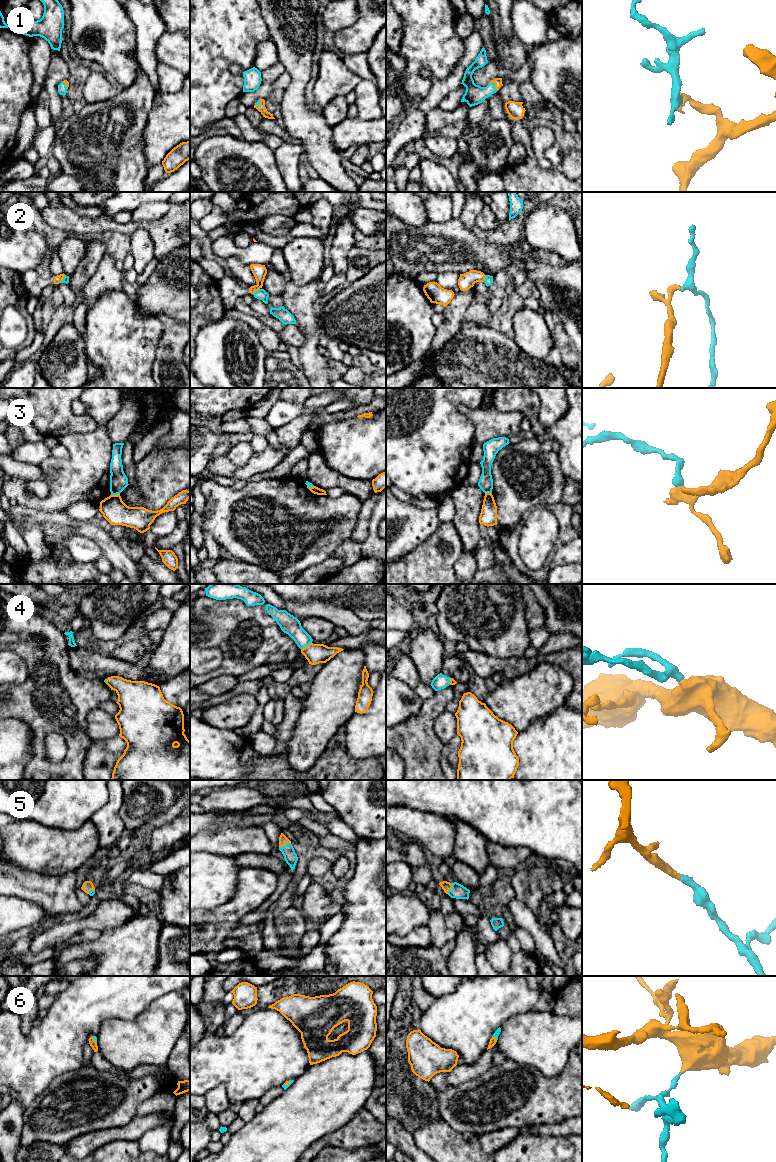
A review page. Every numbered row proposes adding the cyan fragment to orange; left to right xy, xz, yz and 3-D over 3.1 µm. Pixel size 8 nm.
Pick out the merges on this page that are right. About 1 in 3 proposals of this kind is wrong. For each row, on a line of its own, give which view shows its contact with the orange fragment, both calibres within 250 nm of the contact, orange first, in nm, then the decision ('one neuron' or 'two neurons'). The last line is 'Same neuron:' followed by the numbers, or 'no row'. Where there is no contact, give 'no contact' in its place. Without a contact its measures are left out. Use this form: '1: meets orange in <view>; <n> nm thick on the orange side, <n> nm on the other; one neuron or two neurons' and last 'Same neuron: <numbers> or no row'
1: meets orange in yz; 60 nm thick on the orange side, 160 nm on the other; one neuron
2: meets orange in xz; 120 nm thick on the orange side, 90 nm on the other; two neurons
3: meets orange in xy; 200 nm thick on the orange side, 140 nm on the other; two neurons
4: meets orange in xz; 160 nm thick on the orange side, 150 nm on the other; one neuron
5: meets orange in xz; 80 nm thick on the orange side, 100 nm on the other; one neuron
6: meets orange in xz; 40 nm thick on the orange side, 40 nm on the other; one neuron
Same neuron: 1, 4, 5, 6

